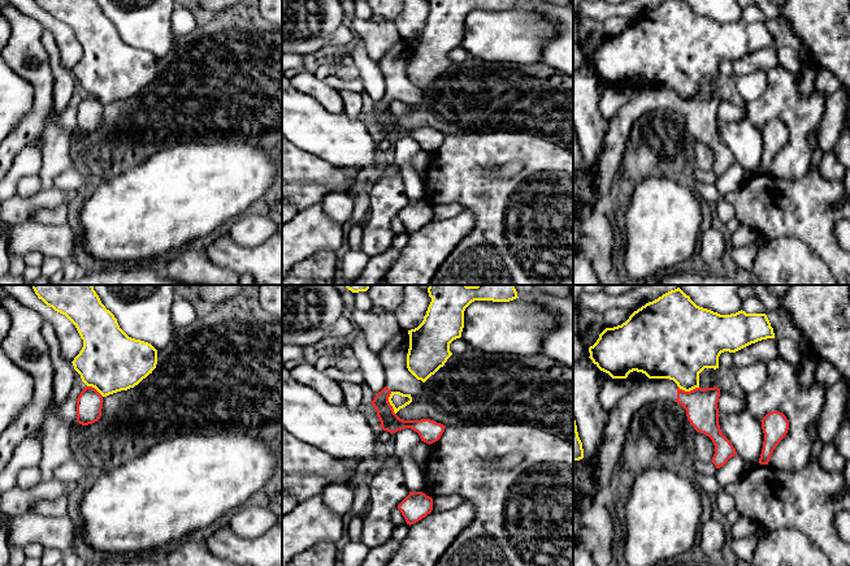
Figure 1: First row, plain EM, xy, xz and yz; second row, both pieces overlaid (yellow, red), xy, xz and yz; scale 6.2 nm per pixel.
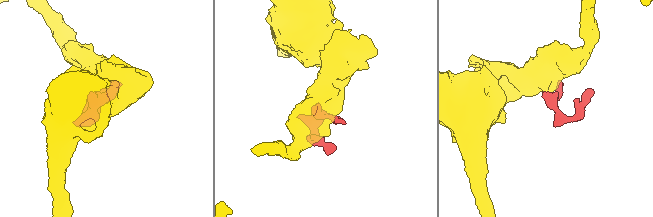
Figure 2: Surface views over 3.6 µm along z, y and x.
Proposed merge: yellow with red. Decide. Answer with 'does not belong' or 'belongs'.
does not belong

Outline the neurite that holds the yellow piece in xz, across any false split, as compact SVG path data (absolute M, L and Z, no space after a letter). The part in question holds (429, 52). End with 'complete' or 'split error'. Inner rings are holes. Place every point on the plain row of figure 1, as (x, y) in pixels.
M428 0L431 10L422 31L408 39L407 77L425 91L452 64L450 52L461 46L464 20L474 9L509 10L517 0Z; complete

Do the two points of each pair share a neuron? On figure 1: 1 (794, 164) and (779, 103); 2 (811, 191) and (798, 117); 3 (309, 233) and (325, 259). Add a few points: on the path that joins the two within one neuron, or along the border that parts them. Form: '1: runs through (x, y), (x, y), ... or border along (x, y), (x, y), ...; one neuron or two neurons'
1: runs through (796, 148), (794, 119); one neuron
2: border along (807, 171), (798, 178), (777, 177); two neurons
3: border along (334, 250), (320, 250), (295, 264); two neurons

